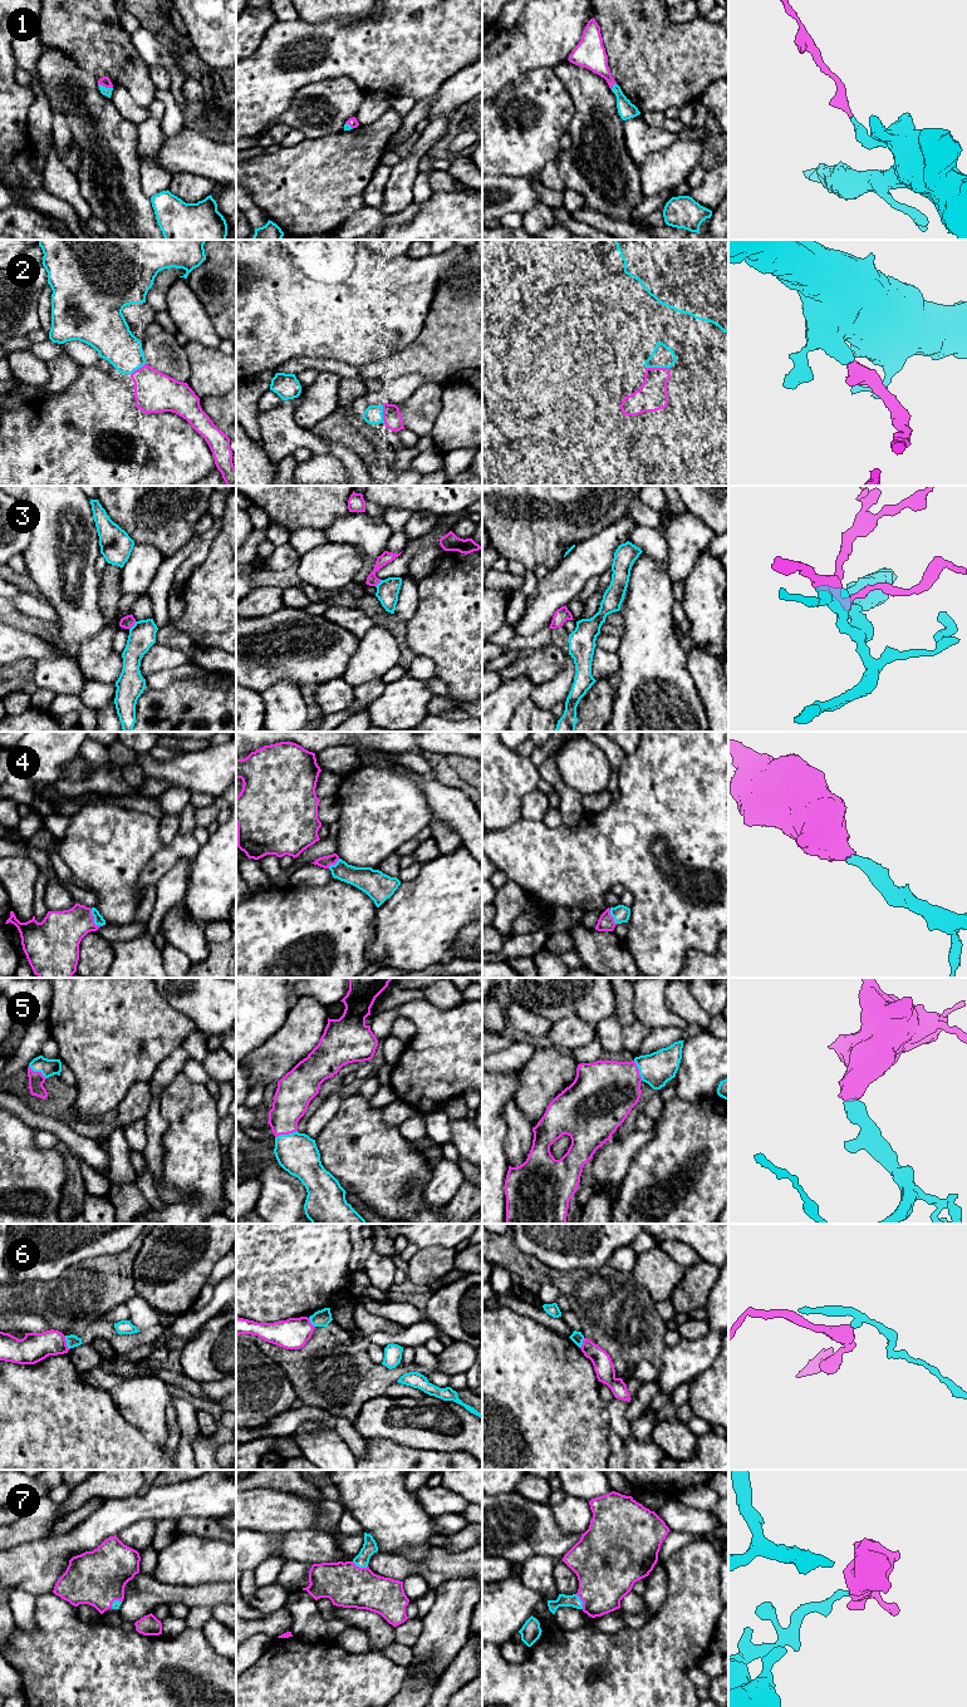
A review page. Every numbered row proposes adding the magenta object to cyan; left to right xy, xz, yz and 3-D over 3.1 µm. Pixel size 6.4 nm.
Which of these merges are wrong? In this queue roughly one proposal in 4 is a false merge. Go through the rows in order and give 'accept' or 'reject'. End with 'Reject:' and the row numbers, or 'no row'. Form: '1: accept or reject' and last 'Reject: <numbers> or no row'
1: accept
2: accept
3: reject
4: accept
5: accept
6: reject
7: accept
Reject: 3, 6

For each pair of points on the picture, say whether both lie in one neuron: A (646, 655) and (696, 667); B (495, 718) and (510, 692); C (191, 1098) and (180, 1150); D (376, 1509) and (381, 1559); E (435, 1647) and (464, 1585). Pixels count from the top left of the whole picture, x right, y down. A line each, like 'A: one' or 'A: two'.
A: two
B: one
C: one
D: two
E: one

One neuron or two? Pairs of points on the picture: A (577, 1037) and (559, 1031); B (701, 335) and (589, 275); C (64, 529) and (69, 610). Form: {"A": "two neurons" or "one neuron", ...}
{"A": "one neuron", "B": "one neuron", "C": "one neuron"}

